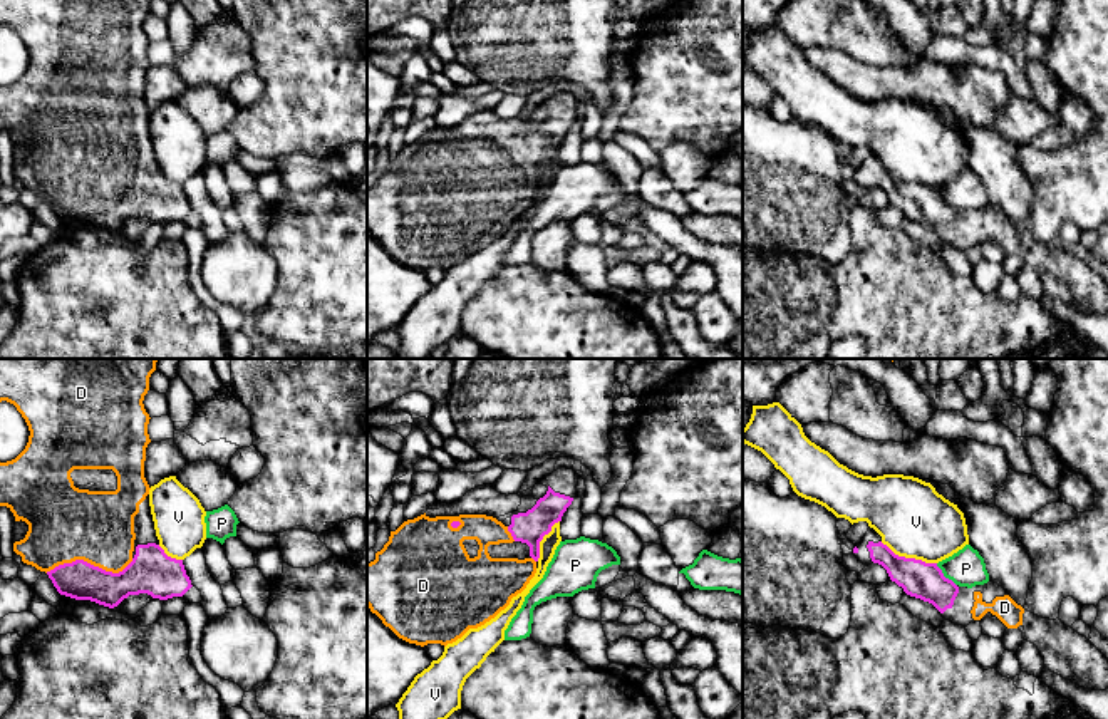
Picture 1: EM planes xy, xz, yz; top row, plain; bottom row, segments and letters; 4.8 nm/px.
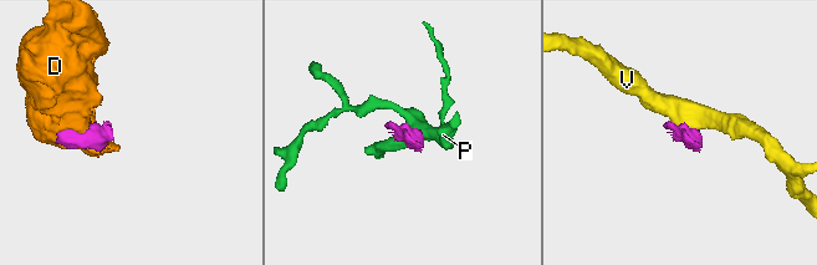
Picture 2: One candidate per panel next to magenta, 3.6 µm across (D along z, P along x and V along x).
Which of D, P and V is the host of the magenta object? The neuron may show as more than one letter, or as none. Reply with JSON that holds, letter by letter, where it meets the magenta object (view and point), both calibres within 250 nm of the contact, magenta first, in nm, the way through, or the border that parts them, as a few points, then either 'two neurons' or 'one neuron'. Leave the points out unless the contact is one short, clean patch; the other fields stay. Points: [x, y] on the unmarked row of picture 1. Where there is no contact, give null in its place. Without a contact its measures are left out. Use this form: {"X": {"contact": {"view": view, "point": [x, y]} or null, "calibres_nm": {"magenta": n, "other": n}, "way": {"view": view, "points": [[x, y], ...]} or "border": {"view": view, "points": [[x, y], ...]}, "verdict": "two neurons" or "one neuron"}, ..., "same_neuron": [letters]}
{"D": {"contact": {"view": "xy", "point": [89, 188]}, "calibres_nm": {"magenta": 190, "other": 360}, "verdict": "one neuron"}, "P": {"contact": {"view": "yz", "point": [942, 200]}, "calibres_nm": {"magenta": 180, "other": 180}, "border": {"view": "yz", "points": [[936, 188], [956, 210]]}, "verdict": "two neurons"}, "V": {"contact": {"view": "yz", "point": [909, 183]}, "calibres_nm": {"magenta": 180, "other": 360}, "border": {"view": "yz", "points": [[880, 166], [899, 180], [936, 188]]}, "verdict": "two neurons"}, "same_neuron": ["D"]}

